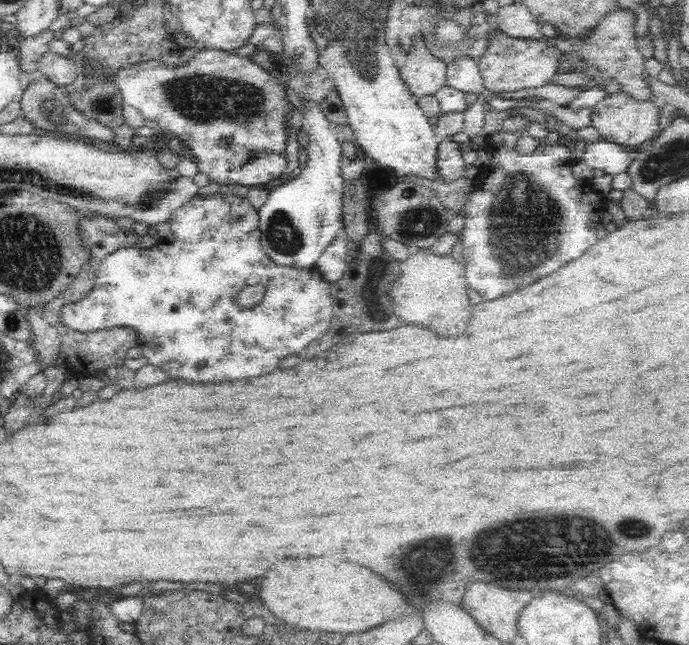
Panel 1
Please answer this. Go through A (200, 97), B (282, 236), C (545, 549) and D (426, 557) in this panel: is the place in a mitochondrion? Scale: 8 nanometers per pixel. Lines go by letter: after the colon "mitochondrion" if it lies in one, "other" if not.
A: mitochondrion
B: mitochondrion
C: mitochondrion
D: mitochondrion

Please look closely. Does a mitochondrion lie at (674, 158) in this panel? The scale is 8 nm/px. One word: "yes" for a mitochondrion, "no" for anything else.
yes

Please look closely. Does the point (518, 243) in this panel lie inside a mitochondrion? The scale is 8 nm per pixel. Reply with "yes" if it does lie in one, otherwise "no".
yes

